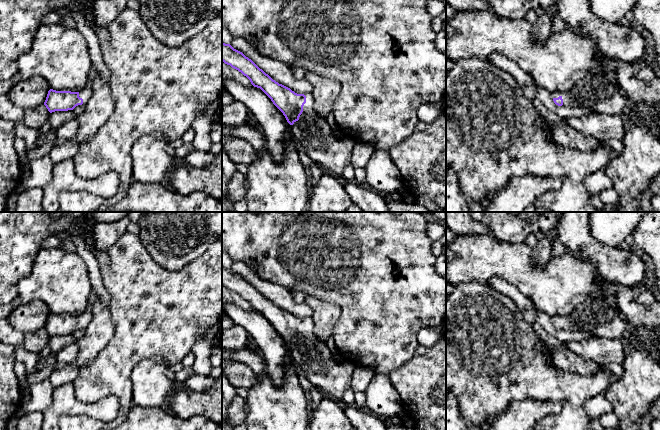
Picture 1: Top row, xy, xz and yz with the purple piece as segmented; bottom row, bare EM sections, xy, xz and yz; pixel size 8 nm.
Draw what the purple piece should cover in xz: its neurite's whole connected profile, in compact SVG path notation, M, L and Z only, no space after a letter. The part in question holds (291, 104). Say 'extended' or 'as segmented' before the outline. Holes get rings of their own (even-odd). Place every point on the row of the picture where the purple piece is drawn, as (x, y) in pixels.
extended; M222 43L222 61L246 76L254 87L260 88L283 113L291 125L291 136L305 149L306 154L320 168L328 169L333 175L341 176L343 170L350 166L354 139L336 138L326 118L317 114L313 108L312 93L297 94L290 88L279 84L260 69L251 59L242 52L234 49L230 44Z

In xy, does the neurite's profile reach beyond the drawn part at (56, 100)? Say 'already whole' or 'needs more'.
needs more

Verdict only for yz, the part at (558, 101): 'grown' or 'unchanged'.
grown

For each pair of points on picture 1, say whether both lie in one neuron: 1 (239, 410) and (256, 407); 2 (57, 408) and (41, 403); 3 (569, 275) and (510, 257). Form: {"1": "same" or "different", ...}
{"1": "different", "2": "different", "3": "same"}

